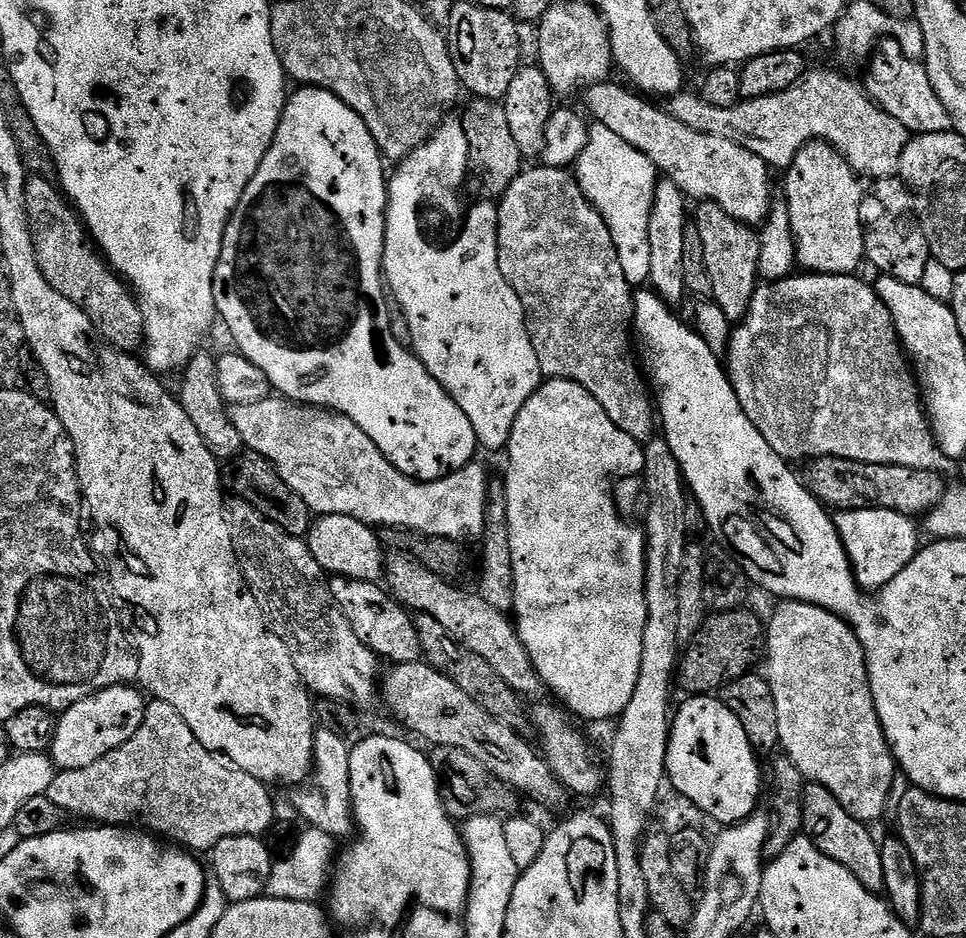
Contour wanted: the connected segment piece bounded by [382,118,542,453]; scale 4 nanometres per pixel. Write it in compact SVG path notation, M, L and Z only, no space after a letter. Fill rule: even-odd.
M445 119L444 123L436 129L436 133L422 147L414 150L406 159L399 161L397 168L400 169L393 176L391 173L388 180L388 213L384 231L384 271L382 275L394 290L395 297L398 298L398 302L405 312L406 320L410 324L410 333L413 338L411 351L415 352L416 357L422 362L422 366L426 366L426 370L430 370L430 374L439 382L442 390L446 390L446 394L450 394L450 398L454 398L454 402L458 402L458 406L462 406L462 414L466 414L466 418L470 418L470 426L474 426L477 445L483 451L485 448L488 452L503 453L507 449L508 439L514 430L514 418L518 418L518 410L522 410L522 406L526 406L528 399L540 389L542 373L538 366L538 354L534 354L534 342L530 338L526 326L526 314L522 310L522 302L518 298L514 286L510 286L510 282L506 282L506 278L502 278L500 273L498 222L495 218L476 220L480 208L486 207L488 199L495 197L497 193L488 186L488 183L483 182L482 173L477 167L477 160L473 159L473 155L464 142L463 123L459 119L452 119Z

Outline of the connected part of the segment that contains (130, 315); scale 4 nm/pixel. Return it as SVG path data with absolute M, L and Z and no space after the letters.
M29 175L24 182L24 193L26 194L26 214L36 251L36 261L46 282L50 282L50 286L54 286L54 290L58 290L58 294L70 298L70 302L77 304L88 315L97 333L112 347L126 353L139 349L144 342L144 319L142 310L136 303L135 295L98 251L84 221L62 195L61 189L51 180Z

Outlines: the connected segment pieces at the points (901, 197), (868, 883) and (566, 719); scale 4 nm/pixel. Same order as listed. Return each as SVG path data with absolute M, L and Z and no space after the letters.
M896 176L875 181L874 187L884 213L873 224L869 223L864 233L864 255L867 263L872 263L877 268L877 273L893 276L907 284L919 284L922 274L926 274L930 257L928 243L920 229L920 222L916 219L908 187Z
M805 783L804 832L814 842L814 846L826 854L826 858L834 858L834 862L846 866L846 870L850 870L850 874L854 874L854 878L866 886L866 890L880 894L884 892L886 870L882 870L880 844L872 837L872 830L861 820L846 814L846 806L842 806L842 802L838 802L838 798L834 798L826 786Z
M555 703L540 704L536 709L531 709L530 720L534 725L534 732L540 735L539 751L544 760L550 766L550 770L558 778L558 782L564 785L569 793L576 796L596 796L606 788L606 772L596 761L596 756L592 753L592 748L588 745L588 740L572 725L573 719L567 711L561 710Z

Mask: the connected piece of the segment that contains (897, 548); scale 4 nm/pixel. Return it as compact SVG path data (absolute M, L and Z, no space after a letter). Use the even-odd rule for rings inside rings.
M881 508L846 510L836 512L834 519L846 554L852 563L852 573L856 575L856 583L864 590L885 588L916 557L922 544L917 521L894 510Z

